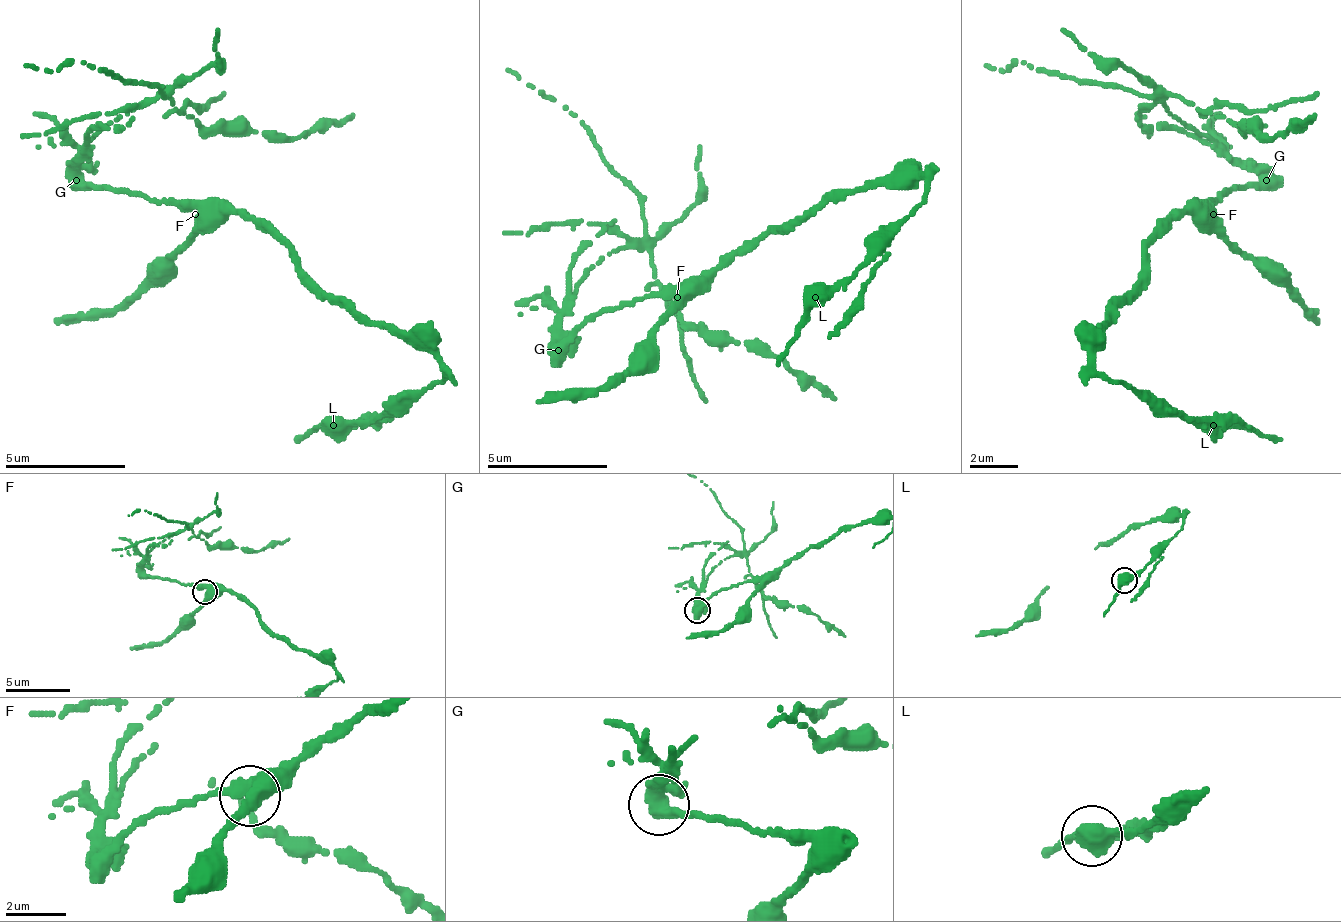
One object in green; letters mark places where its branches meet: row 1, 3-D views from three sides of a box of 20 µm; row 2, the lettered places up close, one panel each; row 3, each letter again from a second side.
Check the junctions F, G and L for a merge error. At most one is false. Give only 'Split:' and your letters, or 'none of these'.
Split: G

